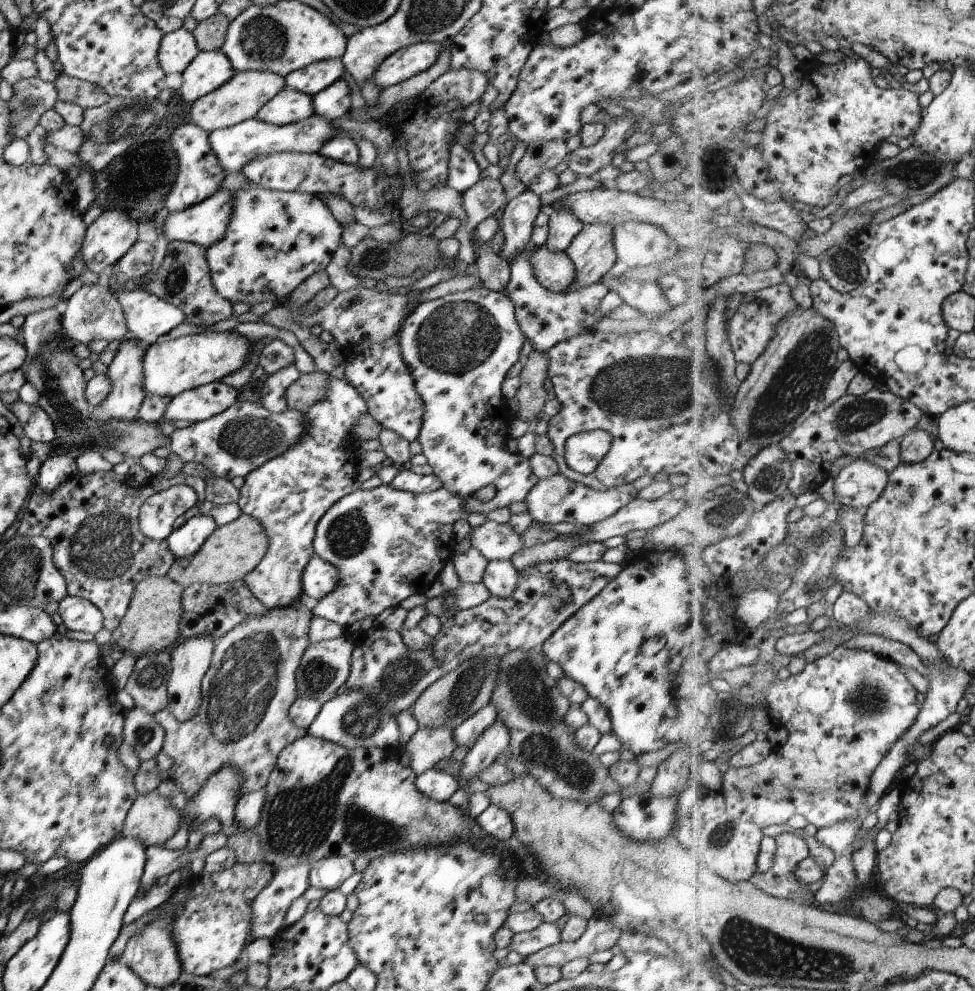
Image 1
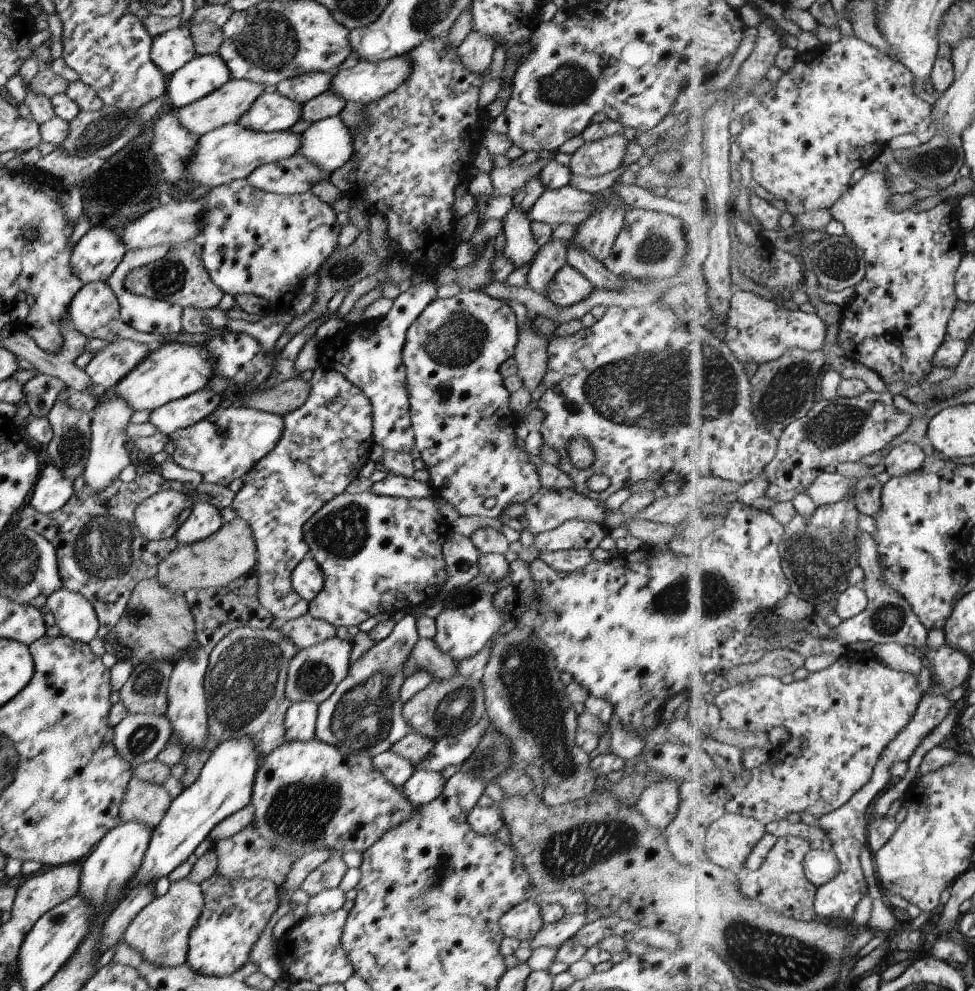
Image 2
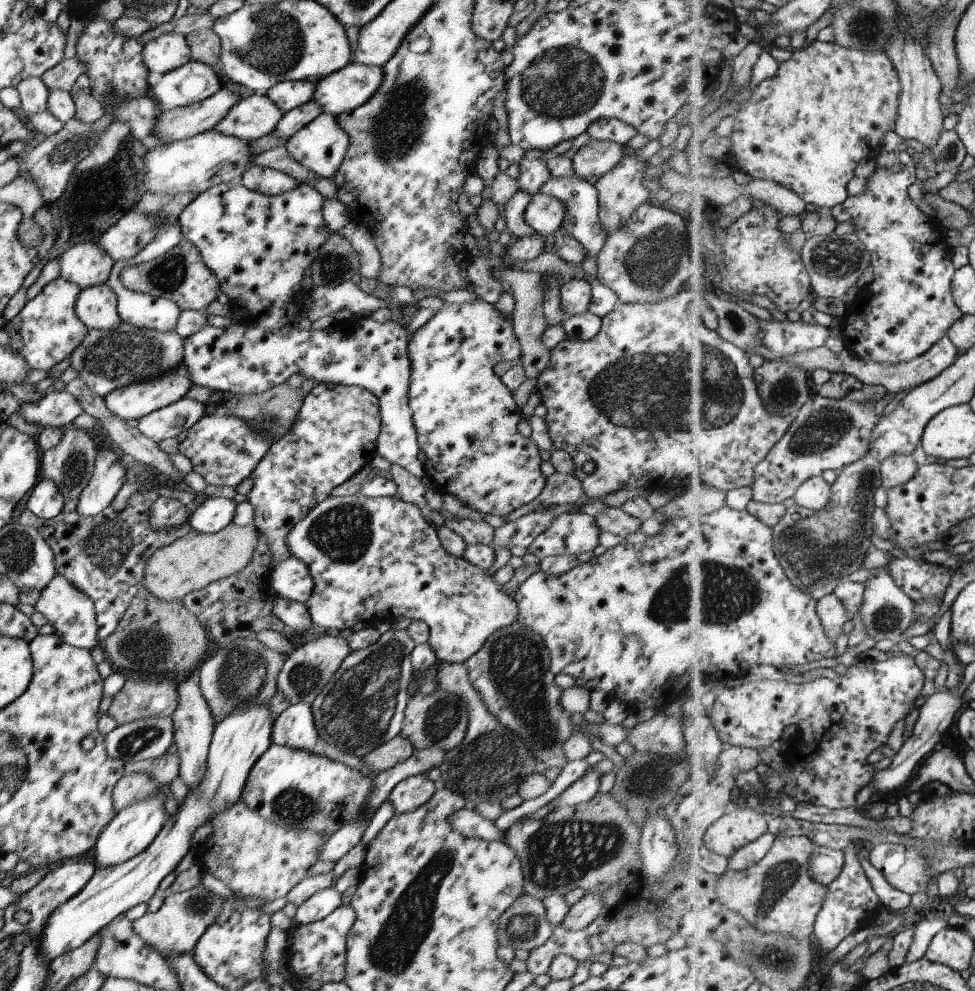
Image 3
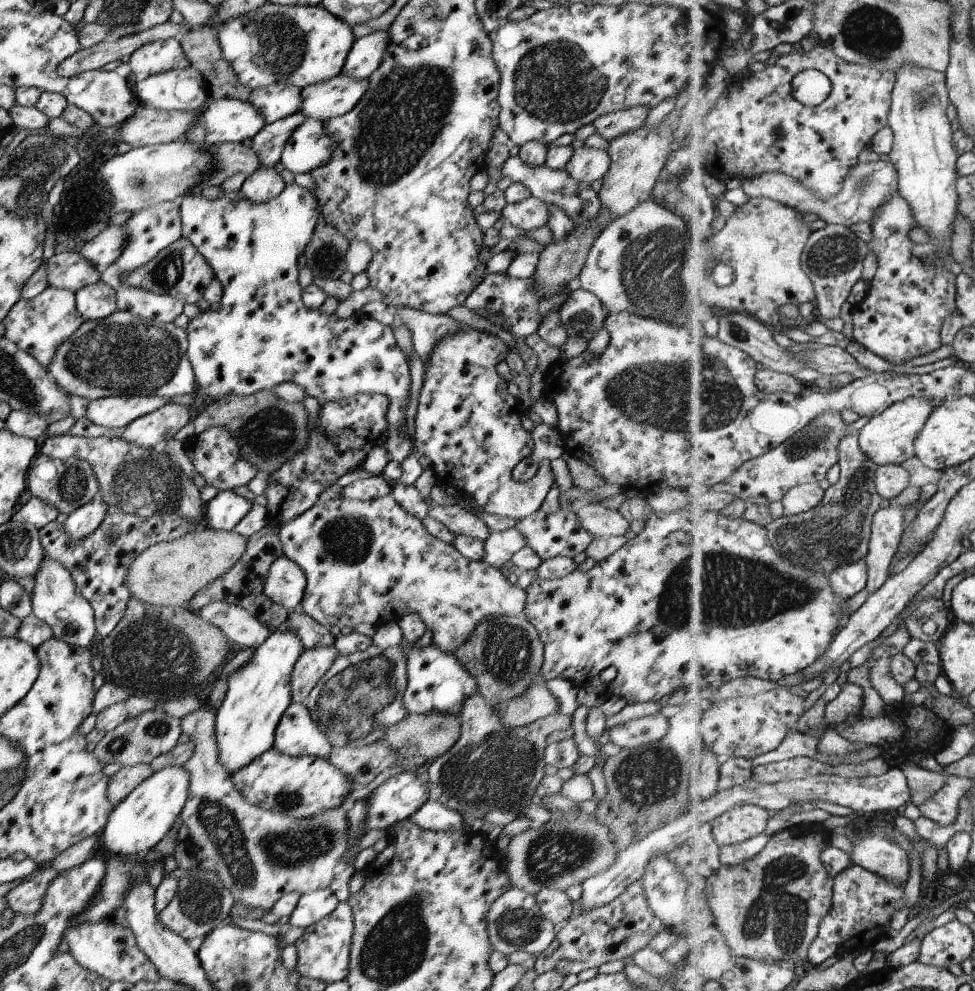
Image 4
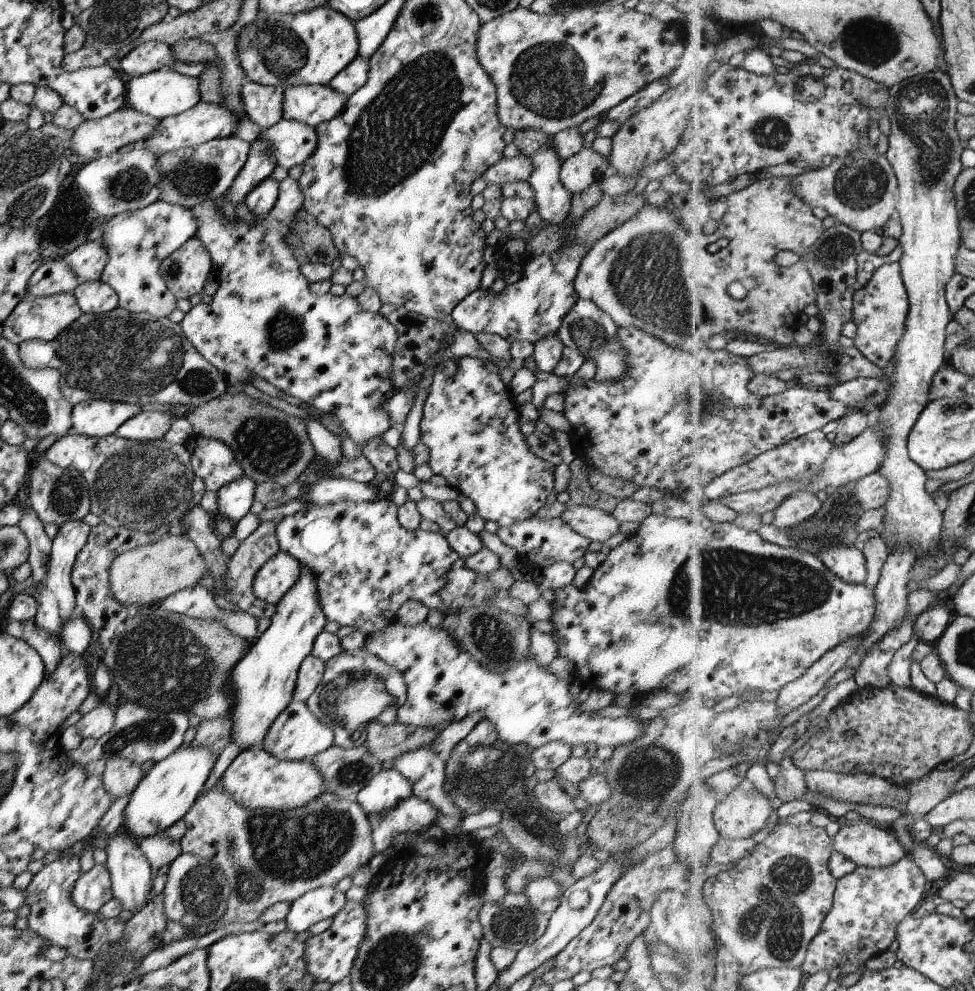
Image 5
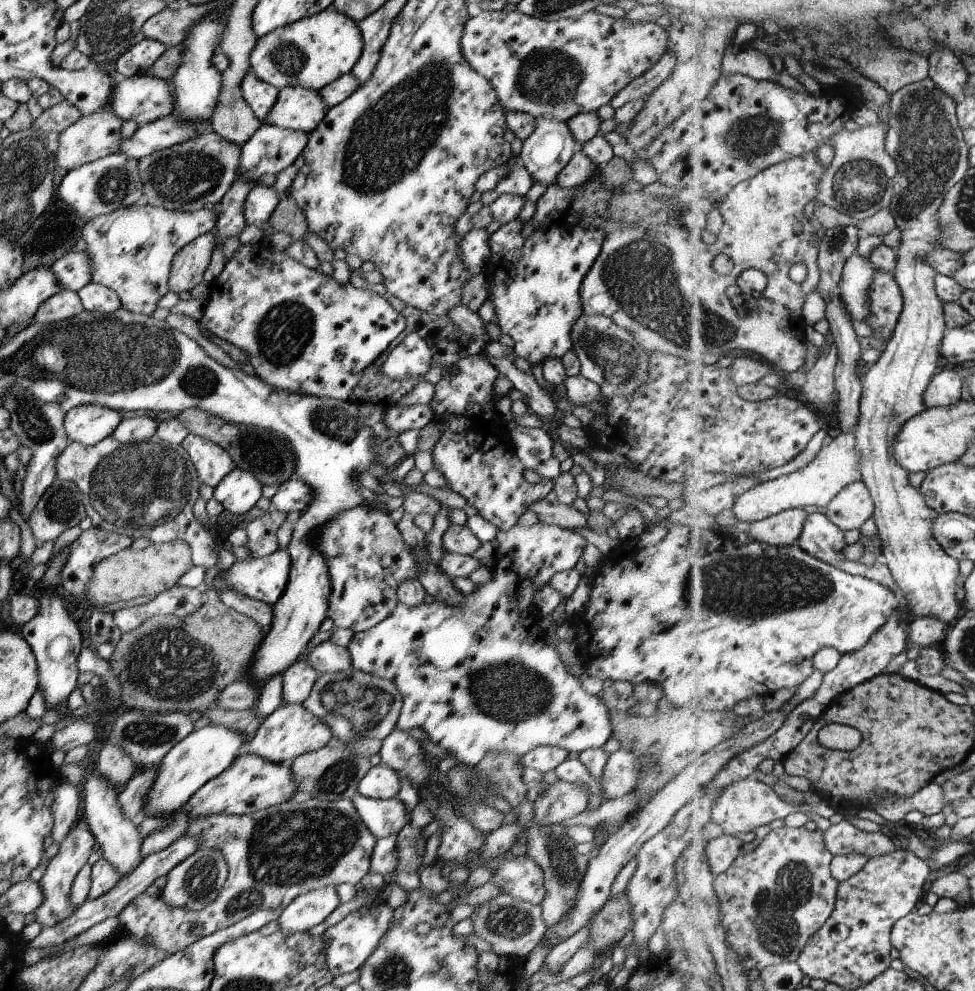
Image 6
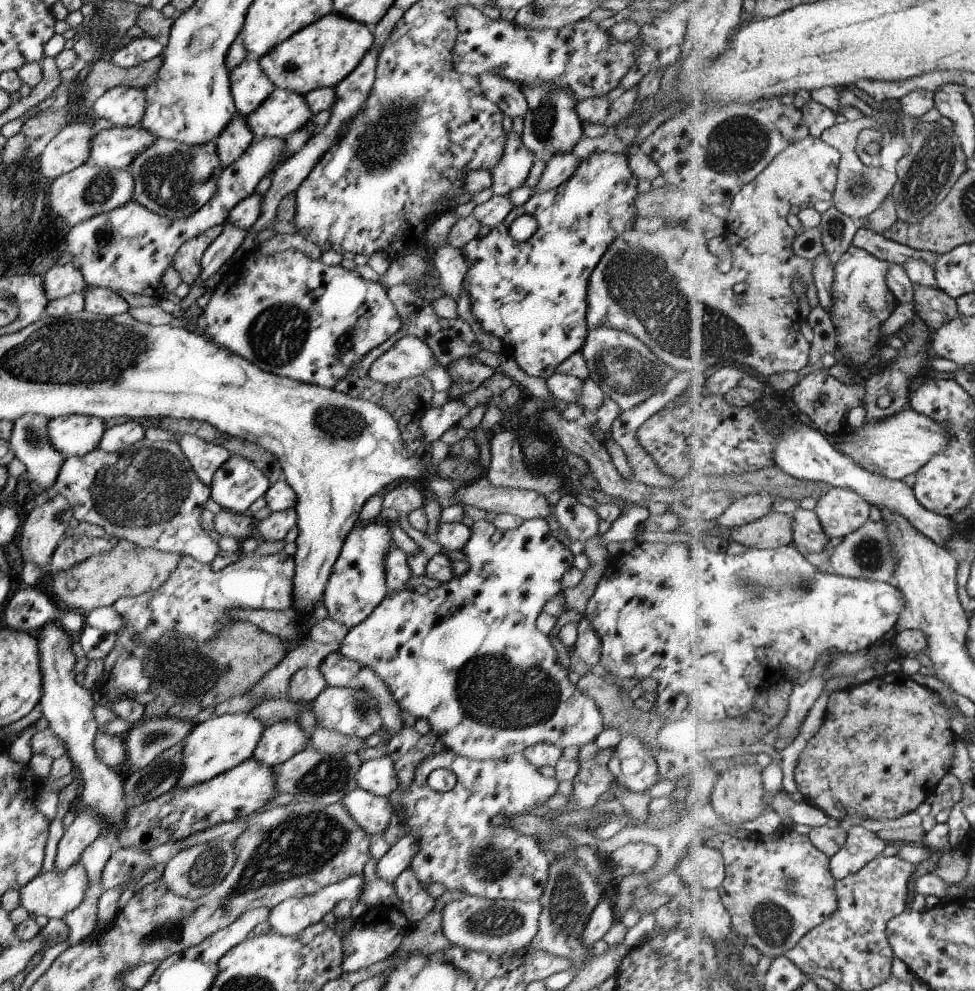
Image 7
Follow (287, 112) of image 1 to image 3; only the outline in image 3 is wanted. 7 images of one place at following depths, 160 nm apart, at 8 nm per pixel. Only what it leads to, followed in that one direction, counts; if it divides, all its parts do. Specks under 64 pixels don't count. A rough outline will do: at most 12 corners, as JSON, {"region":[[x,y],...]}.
{"region":[[264,93],[243,96],[213,129],[252,144],[282,110]]}

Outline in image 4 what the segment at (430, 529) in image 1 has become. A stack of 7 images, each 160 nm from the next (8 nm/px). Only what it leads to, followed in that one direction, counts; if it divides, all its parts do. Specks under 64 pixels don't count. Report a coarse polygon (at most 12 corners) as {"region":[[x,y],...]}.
{"region":[[390,494],[280,525],[327,627],[415,613],[454,654],[522,616],[501,571]]}

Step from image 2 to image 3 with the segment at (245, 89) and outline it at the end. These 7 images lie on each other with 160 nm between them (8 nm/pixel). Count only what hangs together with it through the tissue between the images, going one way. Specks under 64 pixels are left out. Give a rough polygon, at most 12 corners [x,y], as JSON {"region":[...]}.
{"region":[[223,85],[159,111],[152,135],[170,143],[211,130],[241,99]]}

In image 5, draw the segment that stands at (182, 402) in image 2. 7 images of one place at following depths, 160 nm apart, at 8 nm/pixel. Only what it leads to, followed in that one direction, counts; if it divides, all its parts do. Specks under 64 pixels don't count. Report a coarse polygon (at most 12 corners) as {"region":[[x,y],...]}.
{"region":[[143,410],[113,435],[138,442],[163,439],[169,412]]}

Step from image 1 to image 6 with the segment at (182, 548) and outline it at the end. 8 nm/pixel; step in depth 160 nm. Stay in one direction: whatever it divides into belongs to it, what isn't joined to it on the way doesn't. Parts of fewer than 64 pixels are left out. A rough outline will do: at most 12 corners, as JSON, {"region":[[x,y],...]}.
{"region":[[234,467],[212,497],[231,515],[245,514],[261,497],[249,472]]}

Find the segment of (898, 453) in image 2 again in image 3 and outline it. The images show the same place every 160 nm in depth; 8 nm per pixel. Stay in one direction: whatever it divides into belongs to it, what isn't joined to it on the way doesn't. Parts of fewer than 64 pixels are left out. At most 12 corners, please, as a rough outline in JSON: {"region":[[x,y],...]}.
{"region":[[912,455],[888,456],[881,463],[886,491],[909,482],[920,466]]}

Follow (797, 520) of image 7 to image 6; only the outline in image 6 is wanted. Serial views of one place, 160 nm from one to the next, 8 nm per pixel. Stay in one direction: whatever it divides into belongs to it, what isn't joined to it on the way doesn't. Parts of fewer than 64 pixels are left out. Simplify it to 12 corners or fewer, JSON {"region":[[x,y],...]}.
{"region":[[809,514],[797,544],[829,565],[846,560],[845,532]]}

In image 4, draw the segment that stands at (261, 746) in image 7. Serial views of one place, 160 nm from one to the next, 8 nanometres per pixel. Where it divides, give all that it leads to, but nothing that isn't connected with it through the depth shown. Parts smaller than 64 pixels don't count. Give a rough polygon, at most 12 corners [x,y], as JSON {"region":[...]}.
{"region":[[290,703],[272,747],[292,757],[327,758],[332,746],[305,703]]}

